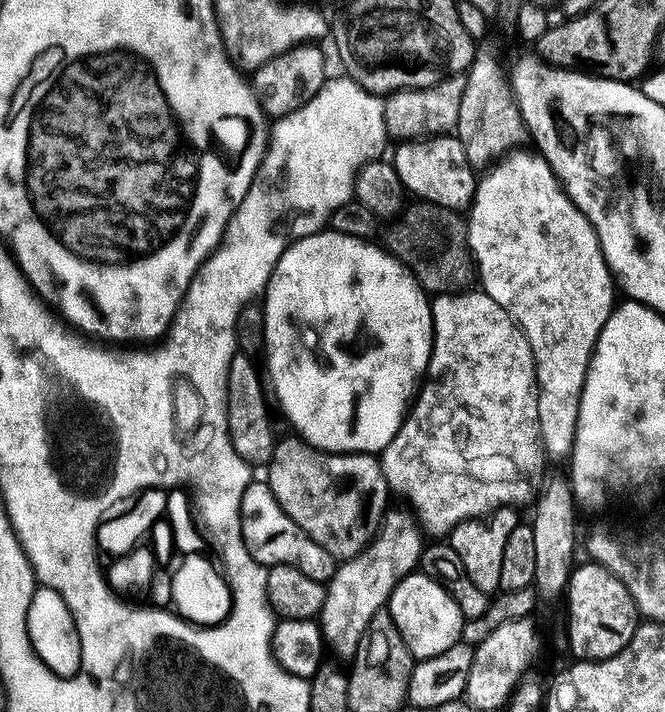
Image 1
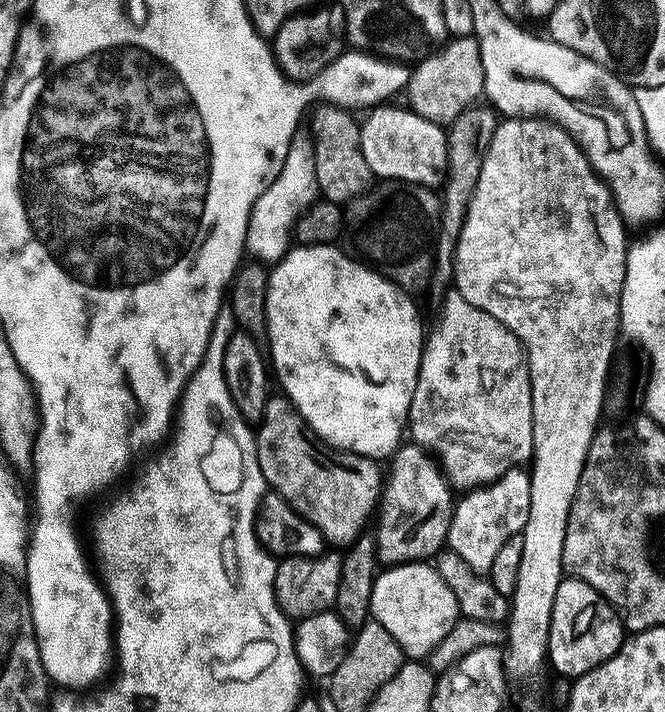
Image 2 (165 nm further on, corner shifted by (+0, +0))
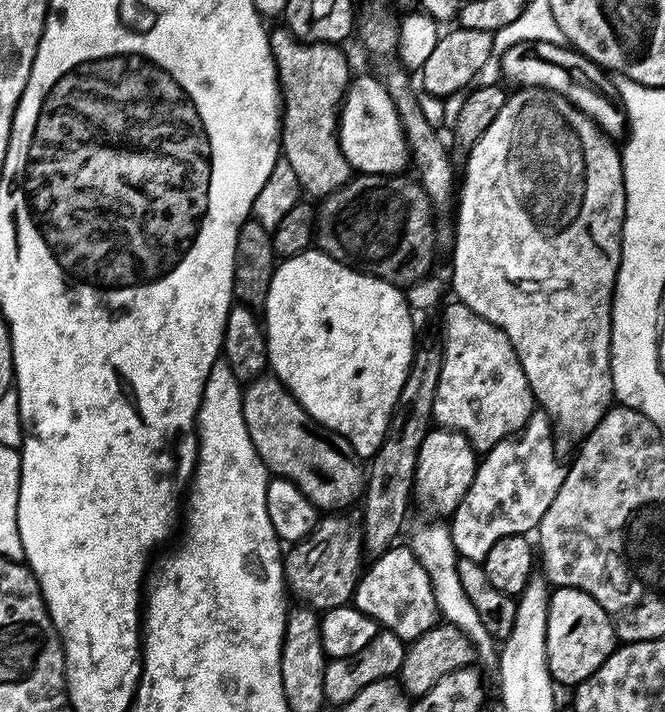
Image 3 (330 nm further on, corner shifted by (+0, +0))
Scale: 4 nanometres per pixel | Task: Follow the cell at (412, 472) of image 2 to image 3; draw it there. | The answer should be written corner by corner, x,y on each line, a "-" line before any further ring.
433,427
426,438
422,438
422,450
418,450
415,495
421,496
430,507
436,508
437,517
451,517
462,502
466,490
470,490
470,482
474,482
477,463
476,449
461,432
454,432
451,428

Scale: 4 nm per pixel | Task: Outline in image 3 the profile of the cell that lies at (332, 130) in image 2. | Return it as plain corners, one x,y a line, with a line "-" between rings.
277,26
271,29
272,57
276,63
276,75
280,77
280,95
282,97
282,119
280,121
280,146
283,159
294,166
294,174
298,174
298,182
305,193
315,198
329,196
347,184
354,170
346,162
346,154
342,154
338,117
345,91
350,83
348,60
344,57
343,47
335,44
307,44
293,36
287,28

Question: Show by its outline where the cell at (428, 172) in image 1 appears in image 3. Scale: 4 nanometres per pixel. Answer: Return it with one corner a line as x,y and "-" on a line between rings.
375,75
351,77
340,106
338,131
342,154
346,154
346,162
357,173
390,176
403,173
404,167
409,167
408,144
398,110
385,90
383,81

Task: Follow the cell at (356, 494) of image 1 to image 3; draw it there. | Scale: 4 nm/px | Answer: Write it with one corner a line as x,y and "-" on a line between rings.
265,374
247,381
244,388
242,414
246,418
246,430
250,430
254,450
258,450
258,458
262,458
269,473
281,480
294,482
294,486
298,486
298,490
302,490
302,494
306,494
306,498
310,498
310,502
321,513
343,513
355,500
357,503
361,499
366,487
366,472
363,467
360,469
361,461
354,455
352,444
342,434
319,424
292,397
292,393
285,388
276,375

